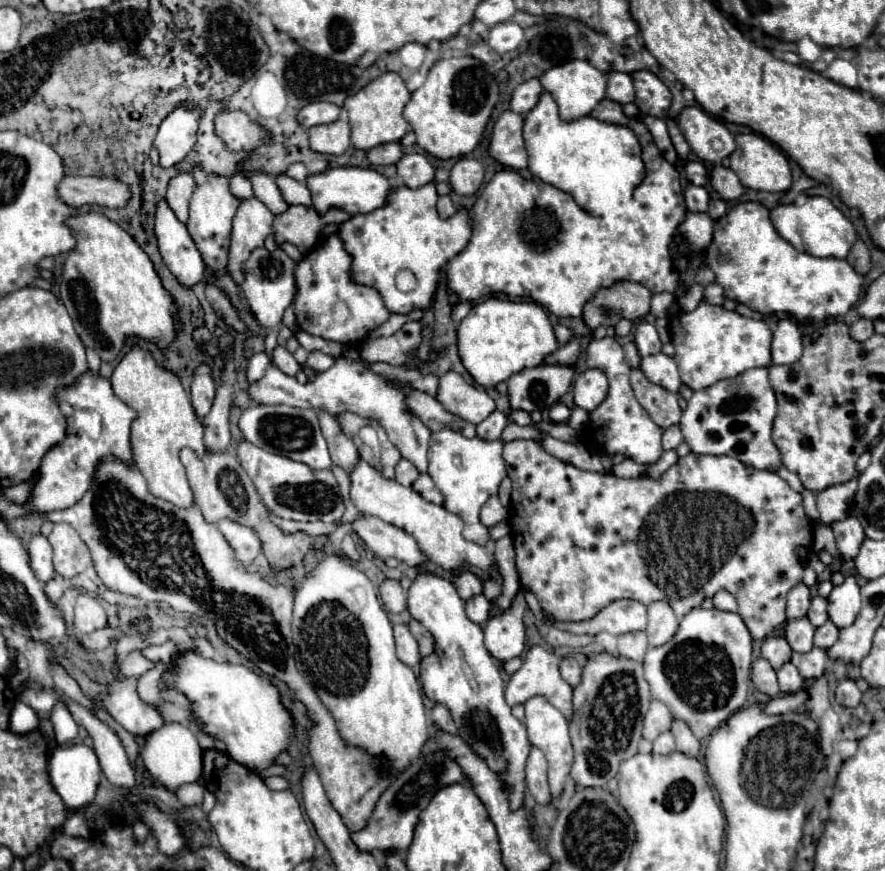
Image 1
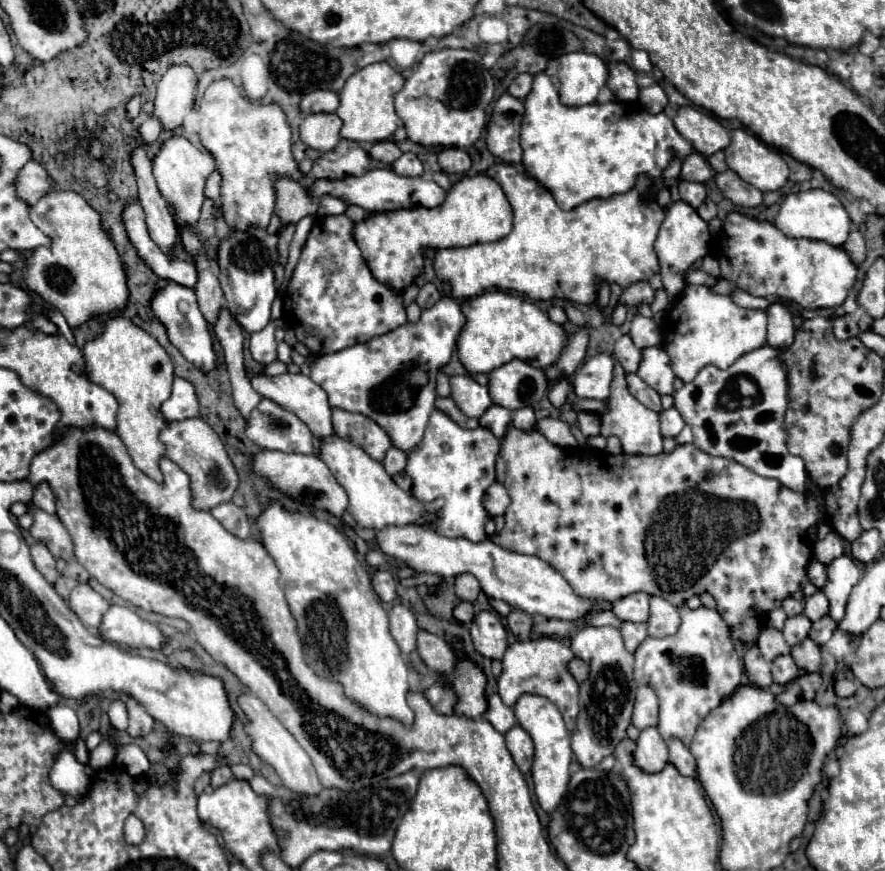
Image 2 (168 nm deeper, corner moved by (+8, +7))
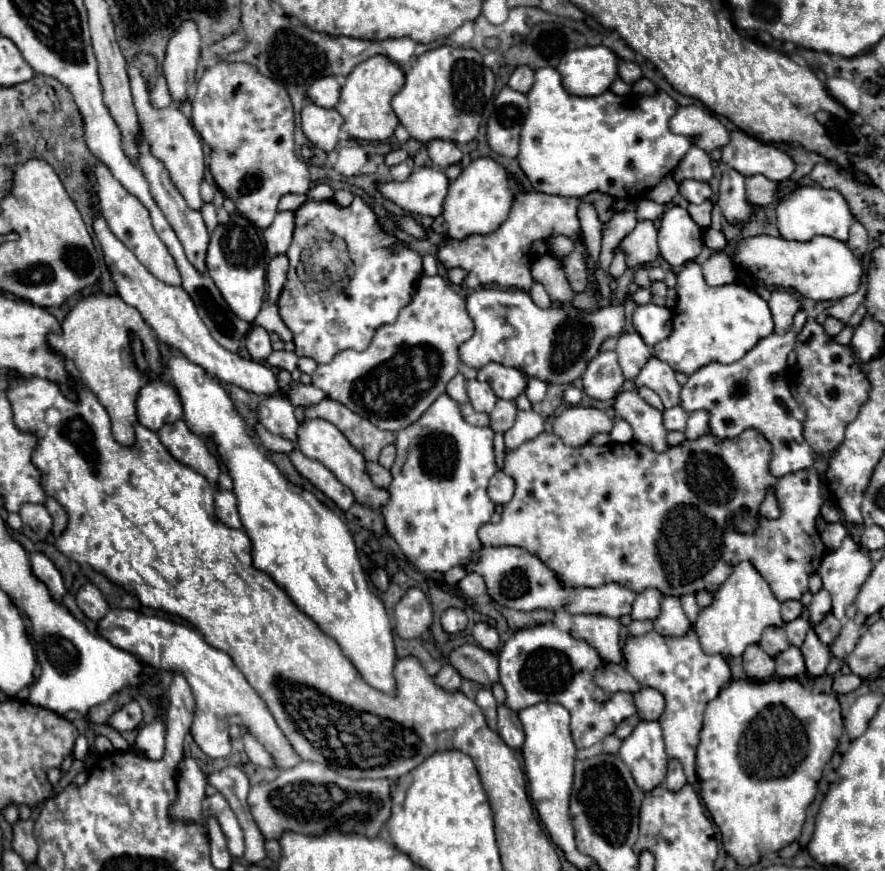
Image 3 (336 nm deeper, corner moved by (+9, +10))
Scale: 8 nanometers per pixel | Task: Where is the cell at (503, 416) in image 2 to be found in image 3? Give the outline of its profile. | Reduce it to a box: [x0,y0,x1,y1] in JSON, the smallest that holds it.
[490,400,516,432]

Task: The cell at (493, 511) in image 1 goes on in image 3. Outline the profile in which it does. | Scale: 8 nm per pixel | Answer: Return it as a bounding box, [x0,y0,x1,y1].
[488,470,514,504]

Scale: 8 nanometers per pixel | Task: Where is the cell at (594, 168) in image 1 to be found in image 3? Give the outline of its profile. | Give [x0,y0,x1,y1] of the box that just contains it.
[518,68,692,200]

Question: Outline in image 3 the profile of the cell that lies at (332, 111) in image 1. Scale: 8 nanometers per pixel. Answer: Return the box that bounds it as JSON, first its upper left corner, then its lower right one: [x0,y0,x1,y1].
[308,76,342,108]

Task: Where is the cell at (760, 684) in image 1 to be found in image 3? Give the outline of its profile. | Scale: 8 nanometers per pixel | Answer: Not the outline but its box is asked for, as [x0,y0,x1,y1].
[744,644,774,682]

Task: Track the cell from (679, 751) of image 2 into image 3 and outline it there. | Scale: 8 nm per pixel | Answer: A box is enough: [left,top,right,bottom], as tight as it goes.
[664,760,686,792]

